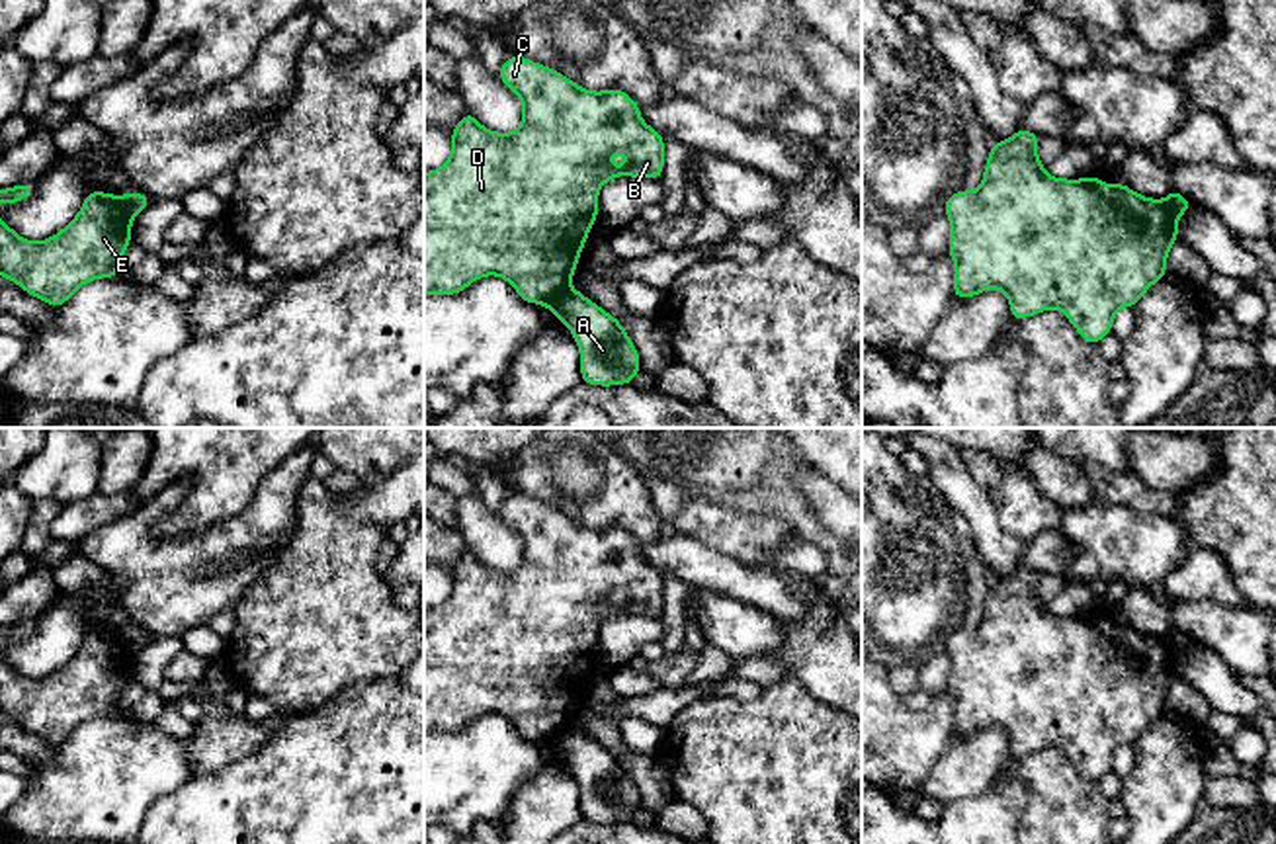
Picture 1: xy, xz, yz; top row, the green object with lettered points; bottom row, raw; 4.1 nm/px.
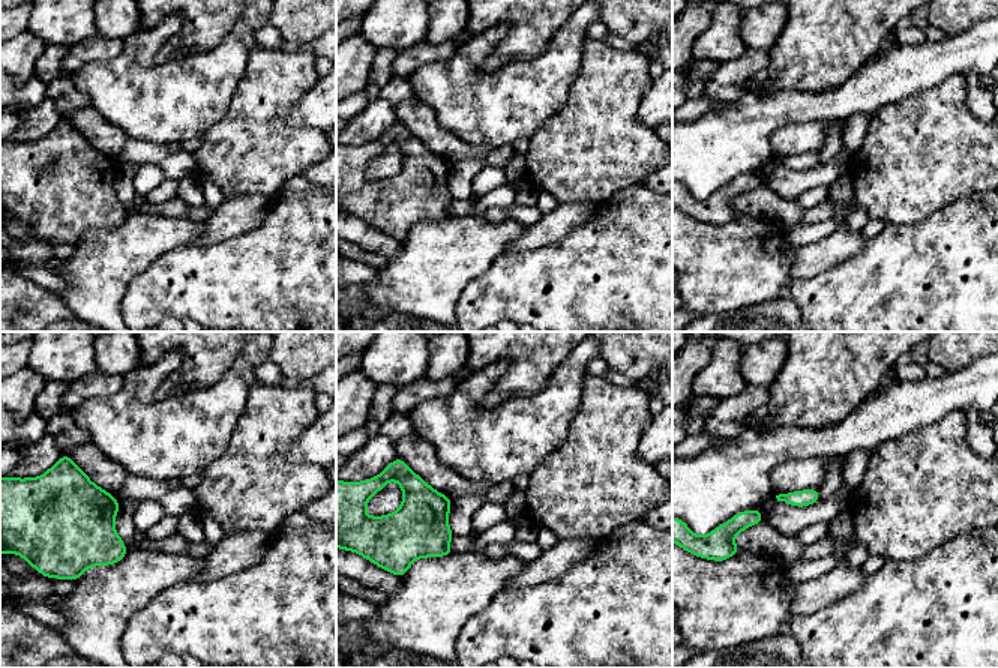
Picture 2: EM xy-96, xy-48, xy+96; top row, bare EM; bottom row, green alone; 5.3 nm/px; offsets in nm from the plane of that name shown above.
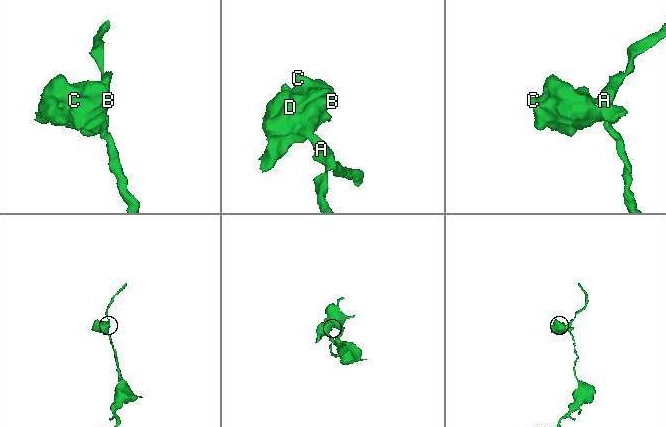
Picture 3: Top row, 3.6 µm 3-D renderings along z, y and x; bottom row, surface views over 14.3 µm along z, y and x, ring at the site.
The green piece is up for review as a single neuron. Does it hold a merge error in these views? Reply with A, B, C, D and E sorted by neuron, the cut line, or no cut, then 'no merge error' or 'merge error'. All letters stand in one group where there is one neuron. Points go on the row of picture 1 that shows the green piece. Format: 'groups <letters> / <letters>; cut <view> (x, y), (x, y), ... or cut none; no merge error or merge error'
groups A / B C D E; cut xy (112, 196), (131, 219); merge error

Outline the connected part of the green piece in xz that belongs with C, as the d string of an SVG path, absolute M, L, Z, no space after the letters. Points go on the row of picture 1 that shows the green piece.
M520 55L502 63L496 74L520 98L522 125L496 133L467 109L451 129L451 156L424 174L424 297L457 295L481 277L498 275L522 301L549 307L571 289L588 231L598 221L600 188L619 176L660 180L664 137L643 121L639 104L619 88L592 92Z

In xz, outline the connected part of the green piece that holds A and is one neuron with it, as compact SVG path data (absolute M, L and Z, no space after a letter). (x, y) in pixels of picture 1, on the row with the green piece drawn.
M567 289L551 305L580 352L580 377L586 385L631 385L641 358L623 324L578 289Z

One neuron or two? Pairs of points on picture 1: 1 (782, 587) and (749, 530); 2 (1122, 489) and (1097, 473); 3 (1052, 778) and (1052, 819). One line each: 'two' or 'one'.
1: two
2: one
3: one

